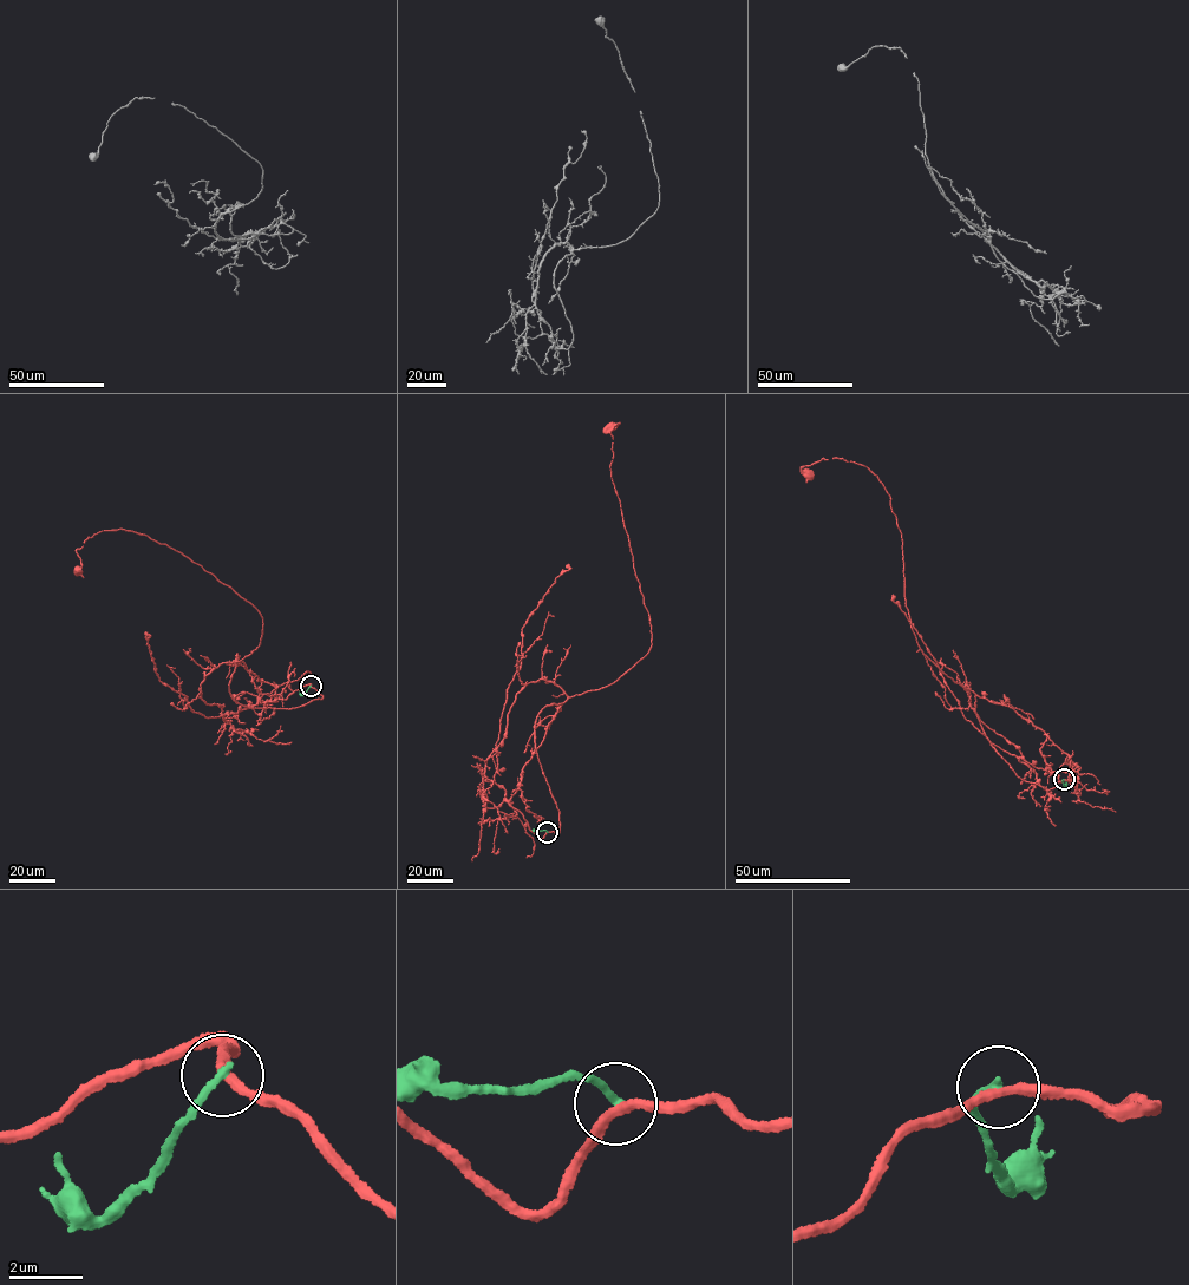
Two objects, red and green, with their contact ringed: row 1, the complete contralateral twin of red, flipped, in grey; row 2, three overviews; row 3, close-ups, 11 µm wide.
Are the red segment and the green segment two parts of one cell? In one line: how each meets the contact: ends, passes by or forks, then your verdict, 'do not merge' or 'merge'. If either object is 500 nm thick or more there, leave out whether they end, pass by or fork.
red passes by | green ends | do not merge

